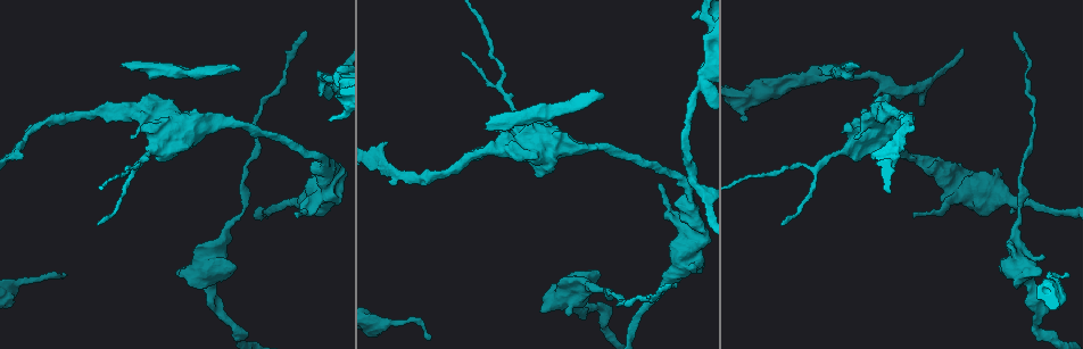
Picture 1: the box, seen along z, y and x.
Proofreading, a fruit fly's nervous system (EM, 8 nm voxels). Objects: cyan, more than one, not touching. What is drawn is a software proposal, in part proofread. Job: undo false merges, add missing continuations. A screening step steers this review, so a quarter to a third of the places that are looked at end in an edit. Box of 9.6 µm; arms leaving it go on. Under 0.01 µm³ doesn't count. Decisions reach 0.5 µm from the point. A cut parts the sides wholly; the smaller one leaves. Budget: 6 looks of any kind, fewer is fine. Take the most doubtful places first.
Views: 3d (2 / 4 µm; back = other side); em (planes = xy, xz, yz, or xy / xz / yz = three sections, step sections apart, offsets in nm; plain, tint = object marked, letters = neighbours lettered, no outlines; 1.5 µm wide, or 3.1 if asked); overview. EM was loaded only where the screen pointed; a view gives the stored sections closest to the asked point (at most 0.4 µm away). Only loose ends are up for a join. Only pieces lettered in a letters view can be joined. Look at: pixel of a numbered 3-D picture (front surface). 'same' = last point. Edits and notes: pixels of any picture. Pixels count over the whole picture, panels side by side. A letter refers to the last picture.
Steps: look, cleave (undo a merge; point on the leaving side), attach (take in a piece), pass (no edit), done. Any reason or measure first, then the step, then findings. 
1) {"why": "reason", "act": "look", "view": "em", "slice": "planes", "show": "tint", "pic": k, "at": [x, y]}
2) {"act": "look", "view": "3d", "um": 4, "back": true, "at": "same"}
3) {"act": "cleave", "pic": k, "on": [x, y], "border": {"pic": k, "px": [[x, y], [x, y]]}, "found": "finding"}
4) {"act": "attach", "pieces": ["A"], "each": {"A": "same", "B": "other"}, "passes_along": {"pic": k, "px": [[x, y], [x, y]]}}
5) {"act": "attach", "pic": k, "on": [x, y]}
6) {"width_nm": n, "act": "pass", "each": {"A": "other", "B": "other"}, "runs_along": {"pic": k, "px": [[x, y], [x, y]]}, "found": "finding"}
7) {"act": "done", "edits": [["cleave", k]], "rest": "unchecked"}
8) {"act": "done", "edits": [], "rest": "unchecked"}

{"why": "an open end", "act": "look", "view": "3d", "um": 2, "pic": 1, "at": [119, 66]}

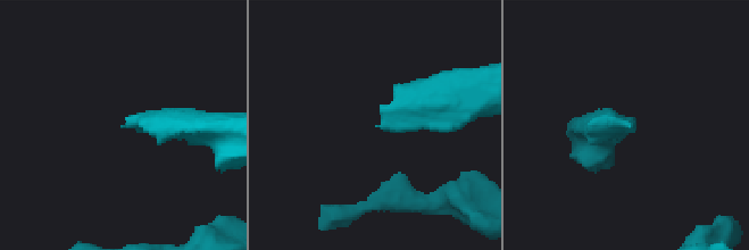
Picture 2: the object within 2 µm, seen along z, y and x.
{"act": "look", "view": "em", "slice": "planes", "show": "tint", "pic": 2, "at": [631, 126]}

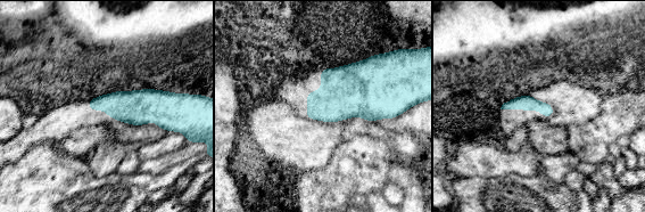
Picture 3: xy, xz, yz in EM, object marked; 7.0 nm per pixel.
{"act": "look", "view": "em", "slice": "planes", "show": "letters", "at": "same"}

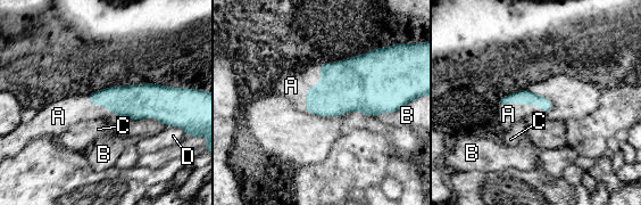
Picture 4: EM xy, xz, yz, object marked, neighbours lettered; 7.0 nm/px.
{"act": "attach", "pieces": ["A"], "each": {"A": "same", "B": "other", "C": "other", "D": "other"}, "passes_along": {"pic": 4, "px": [[344, 85], [310, 85], [291, 85]]}, "found": "the neuron continues"}

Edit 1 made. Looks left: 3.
{"why": "an open end", "act": "look", "view": "3d", "um": 4, "pic": 1, "at": [305, 35]}

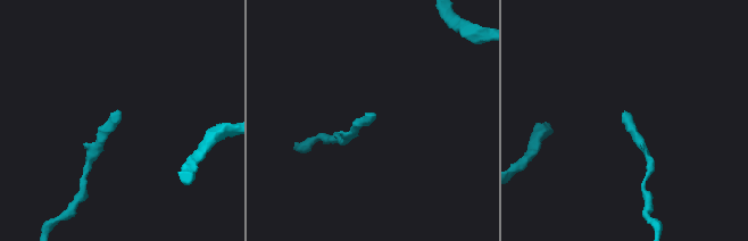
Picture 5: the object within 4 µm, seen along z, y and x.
{"act": "look", "view": "em", "slice": "xz", "step": 4, "show": "letters", "pic": 5, "at": [371, 113]}

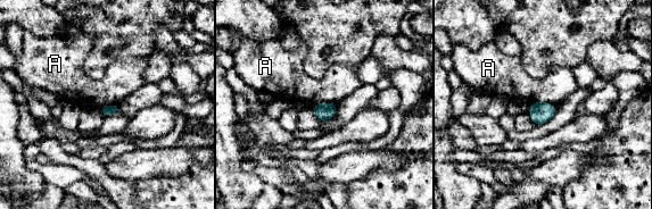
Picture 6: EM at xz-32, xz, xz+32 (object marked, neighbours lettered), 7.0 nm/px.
{"act": "look", "view": "em", "slice": "xy", "step": 8, "show": "letters", "at": "same"}

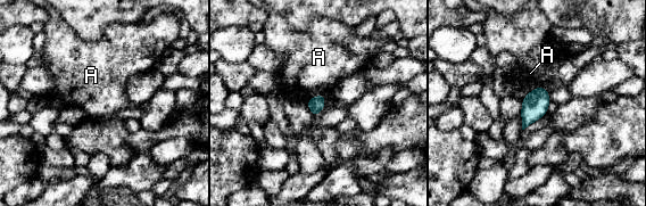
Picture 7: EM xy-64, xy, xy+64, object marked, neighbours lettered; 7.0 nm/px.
{"width_nm": 110, "act": "pass", "each": {"A": "other"}, "border": {"pic": 7, "px": [[323, 93], [324, 107], [315, 116]]}, "found": "no lettered piece goes on from it"}

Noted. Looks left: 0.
{"act": "done", "edits": [["attach", 4]], "rest": "unchecked"}

